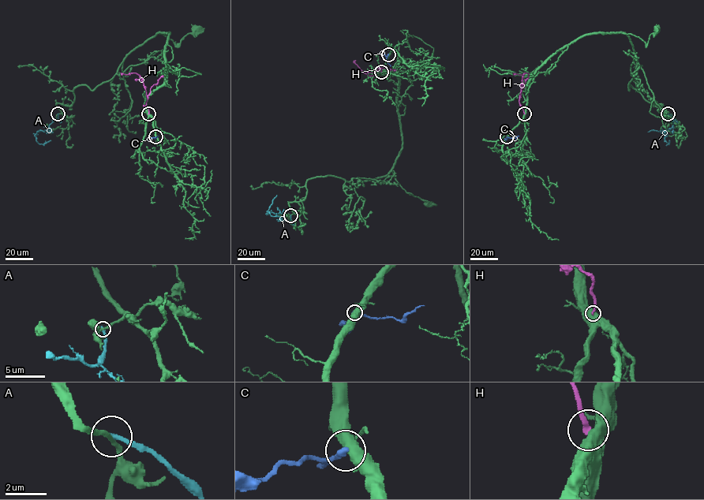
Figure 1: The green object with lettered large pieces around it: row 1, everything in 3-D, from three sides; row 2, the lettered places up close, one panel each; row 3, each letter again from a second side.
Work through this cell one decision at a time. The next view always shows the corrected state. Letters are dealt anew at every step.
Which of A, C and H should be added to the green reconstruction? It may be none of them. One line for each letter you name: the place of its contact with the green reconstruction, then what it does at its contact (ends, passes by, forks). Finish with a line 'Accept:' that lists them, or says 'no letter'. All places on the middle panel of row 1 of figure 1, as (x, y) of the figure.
Accept: no letter

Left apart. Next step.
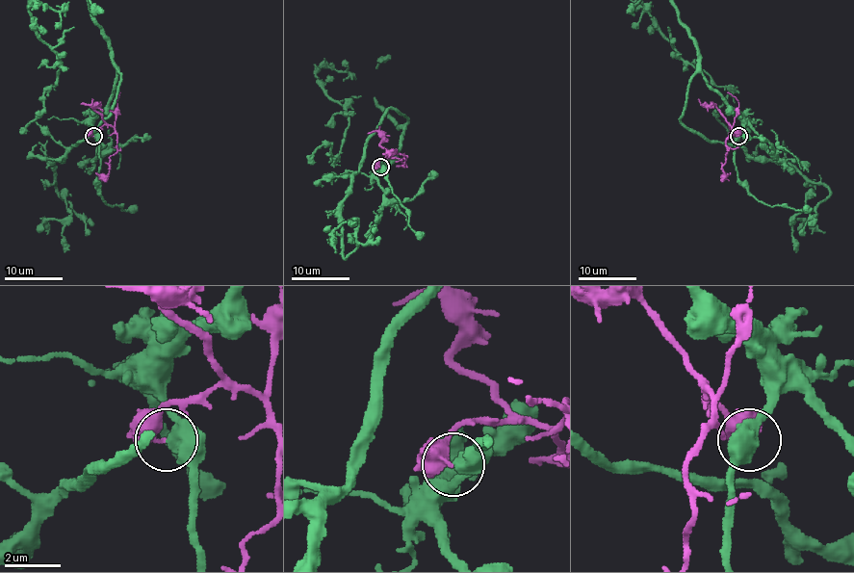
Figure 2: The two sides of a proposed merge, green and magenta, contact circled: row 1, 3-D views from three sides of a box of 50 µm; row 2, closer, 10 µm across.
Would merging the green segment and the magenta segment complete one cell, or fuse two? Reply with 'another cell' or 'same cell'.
another cell

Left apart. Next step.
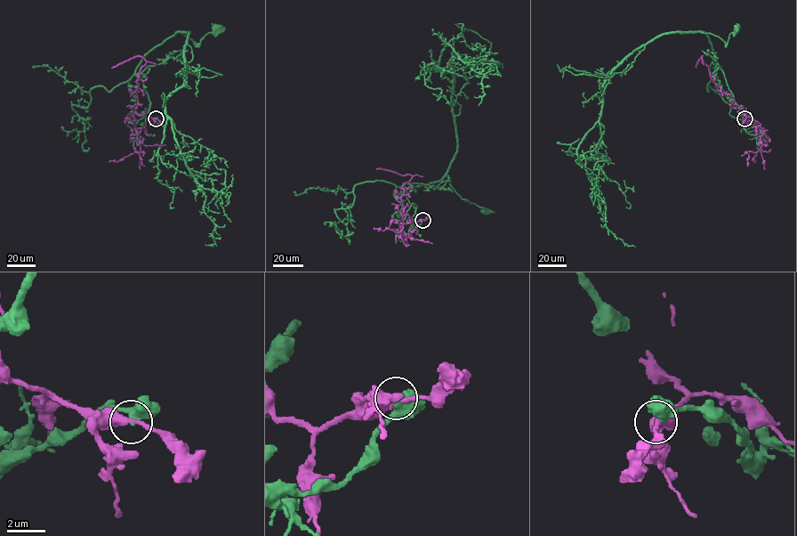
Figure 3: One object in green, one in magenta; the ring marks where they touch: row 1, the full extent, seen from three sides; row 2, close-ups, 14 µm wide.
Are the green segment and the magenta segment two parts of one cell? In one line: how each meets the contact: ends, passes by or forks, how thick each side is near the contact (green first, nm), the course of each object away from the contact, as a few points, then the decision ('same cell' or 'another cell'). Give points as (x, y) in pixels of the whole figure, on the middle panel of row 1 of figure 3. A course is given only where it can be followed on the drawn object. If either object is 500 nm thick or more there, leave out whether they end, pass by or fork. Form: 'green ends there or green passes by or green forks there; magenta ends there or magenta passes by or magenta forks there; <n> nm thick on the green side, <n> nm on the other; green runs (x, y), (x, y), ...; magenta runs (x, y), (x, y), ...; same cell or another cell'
green ends there; magenta passes by; 480 nm thick on the green side, 320 nm on the other; green runs (422, 220), (418, 226), (411, 225), (415, 208), (406, 191), (446, 174), (462, 198), (487, 211); magenta runs (422, 220), (414, 221), (405, 215), (401, 221), (403, 187), (412, 175), (376, 168); another cell

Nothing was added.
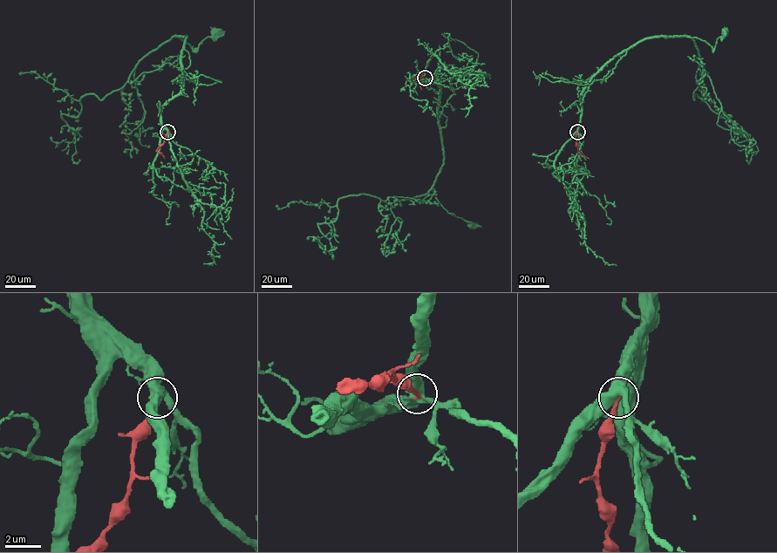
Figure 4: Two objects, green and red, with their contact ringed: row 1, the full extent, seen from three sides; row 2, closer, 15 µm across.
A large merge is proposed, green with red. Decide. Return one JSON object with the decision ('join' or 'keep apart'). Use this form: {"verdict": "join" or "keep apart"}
{"verdict": "keep apart"}

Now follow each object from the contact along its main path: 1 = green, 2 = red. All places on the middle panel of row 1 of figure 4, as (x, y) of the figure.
1: (425, 78), (418, 82), (434, 81), (439, 94), (444, 156), (432, 187), (435, 198), (448, 213), (473, 226)
2: (425, 78), (412, 78), (421, 89)

